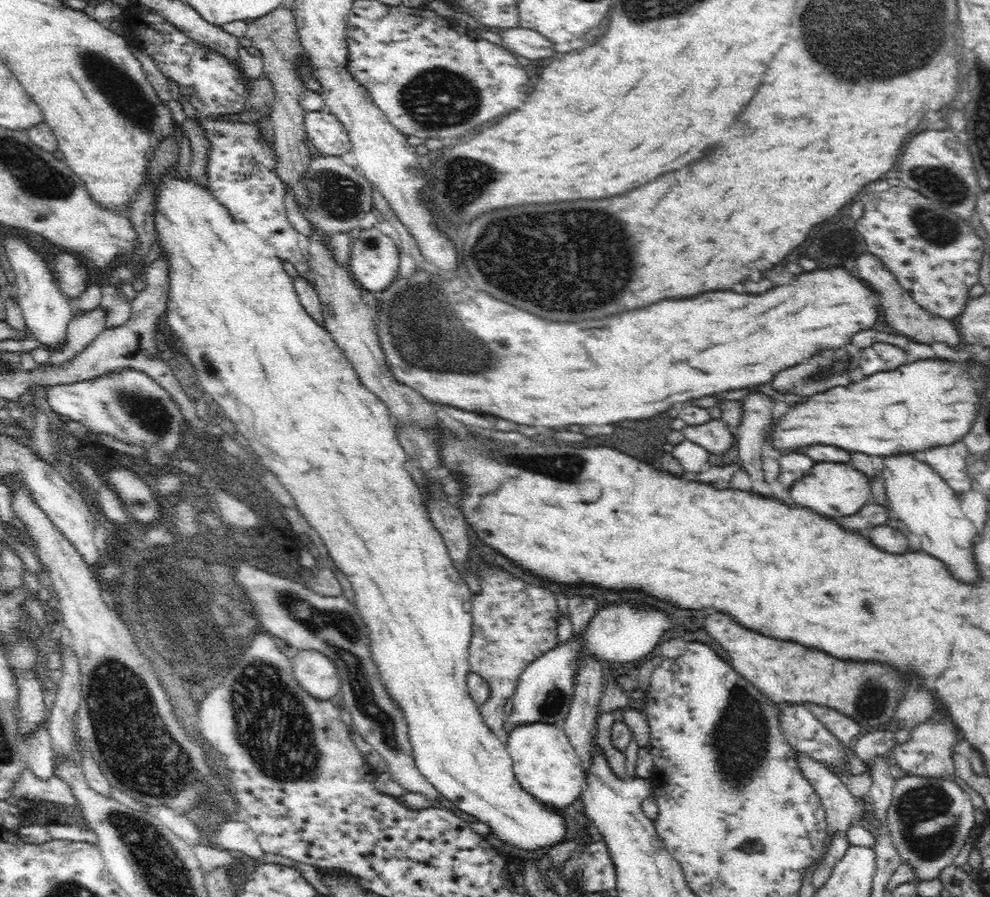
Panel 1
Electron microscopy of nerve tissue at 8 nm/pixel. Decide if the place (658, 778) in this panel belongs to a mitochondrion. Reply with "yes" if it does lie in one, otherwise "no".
no

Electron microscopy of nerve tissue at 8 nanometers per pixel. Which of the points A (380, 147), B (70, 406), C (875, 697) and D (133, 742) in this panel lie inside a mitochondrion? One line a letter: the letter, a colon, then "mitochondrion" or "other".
A: other
B: other
C: mitochondrion
D: mitochondrion

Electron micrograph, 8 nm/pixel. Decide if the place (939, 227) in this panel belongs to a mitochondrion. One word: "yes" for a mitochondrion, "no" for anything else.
yes

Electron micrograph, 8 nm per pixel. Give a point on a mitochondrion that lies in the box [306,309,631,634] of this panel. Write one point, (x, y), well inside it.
(567, 469)

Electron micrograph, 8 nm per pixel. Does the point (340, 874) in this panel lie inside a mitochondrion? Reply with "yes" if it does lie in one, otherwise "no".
no

